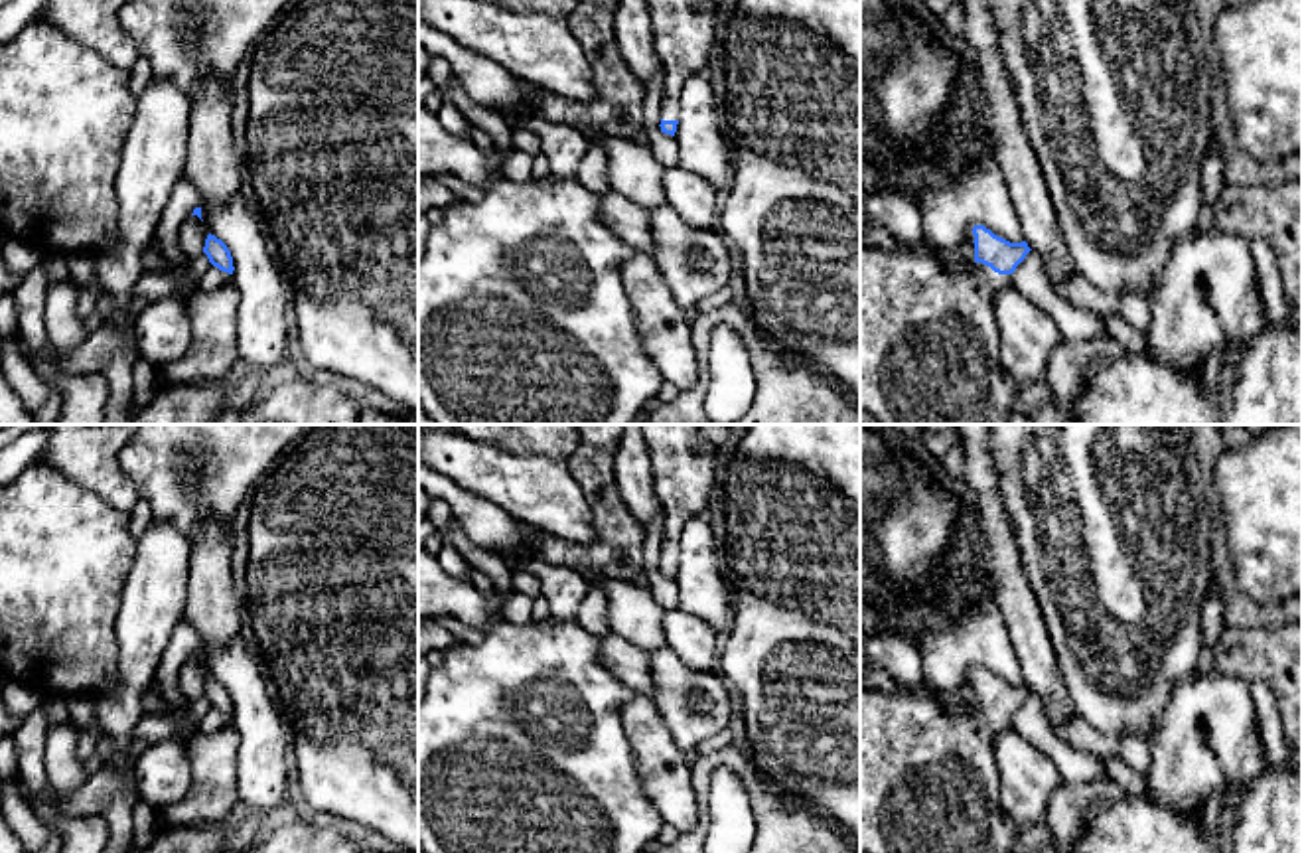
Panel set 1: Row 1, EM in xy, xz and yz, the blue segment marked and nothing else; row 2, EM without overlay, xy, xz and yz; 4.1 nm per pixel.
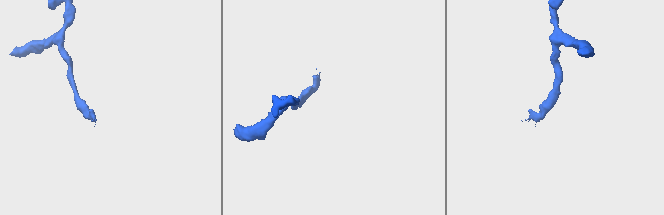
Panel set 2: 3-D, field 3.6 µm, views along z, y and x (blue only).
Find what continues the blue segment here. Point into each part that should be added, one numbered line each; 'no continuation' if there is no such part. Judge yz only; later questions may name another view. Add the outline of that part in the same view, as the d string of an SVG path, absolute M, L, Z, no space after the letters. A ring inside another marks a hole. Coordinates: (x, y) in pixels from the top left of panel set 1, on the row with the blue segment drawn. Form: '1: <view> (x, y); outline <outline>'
1: yz (930, 344); outline M923 243L907 251L878 251L860 245L860 413L870 413L878 425L1008 425L1016 411L1018 383L1002 369L1000 336L992 312L992 294L1006 284L1010 284L1010 274L998 274L982 263L965 271L947 269Z

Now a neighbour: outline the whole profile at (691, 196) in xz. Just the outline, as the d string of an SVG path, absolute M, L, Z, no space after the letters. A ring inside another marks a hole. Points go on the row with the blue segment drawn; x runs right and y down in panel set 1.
M675 166L665 170L667 203L696 229L720 229L718 188L698 174Z

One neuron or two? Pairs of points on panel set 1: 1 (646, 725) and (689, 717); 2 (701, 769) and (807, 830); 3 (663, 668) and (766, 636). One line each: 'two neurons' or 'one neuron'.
1: two neurons
2: one neuron
3: two neurons

